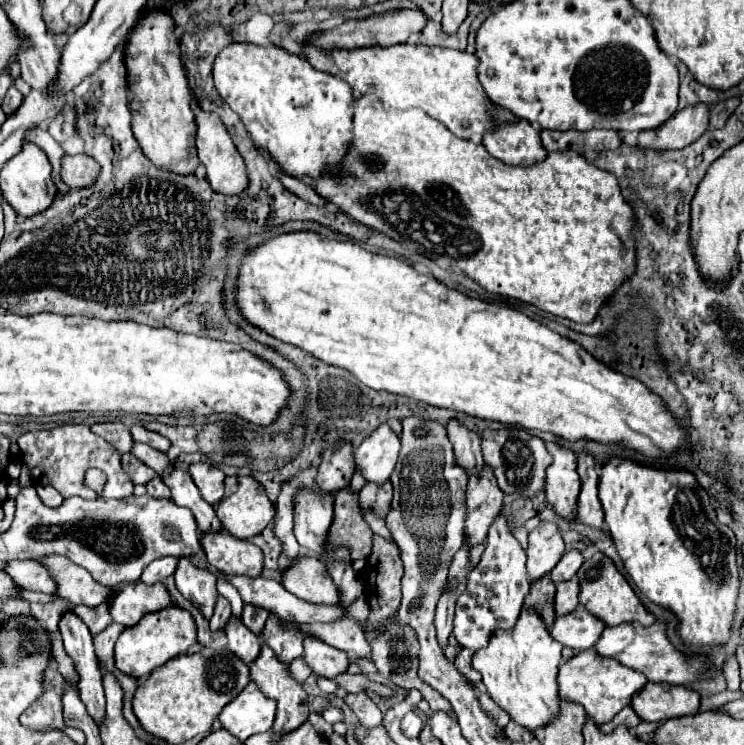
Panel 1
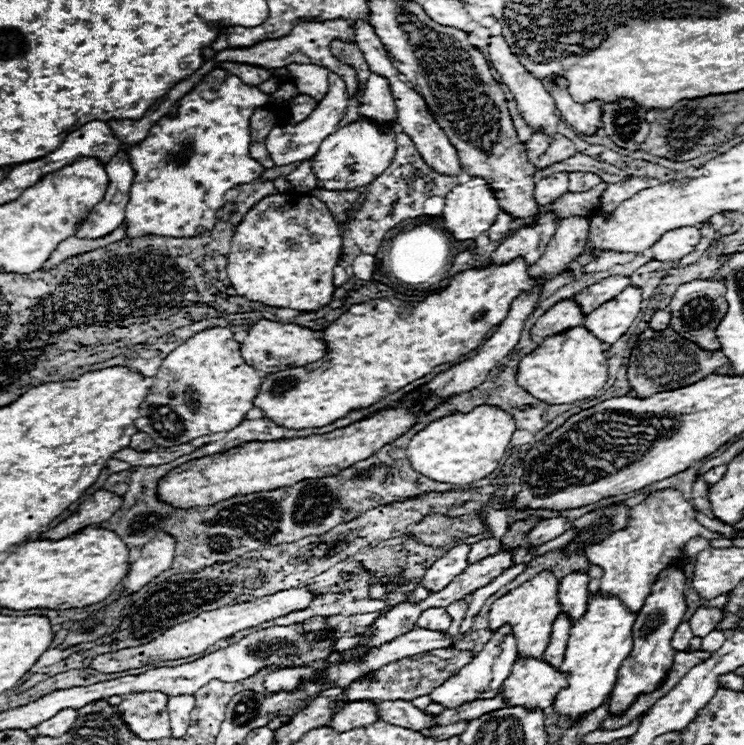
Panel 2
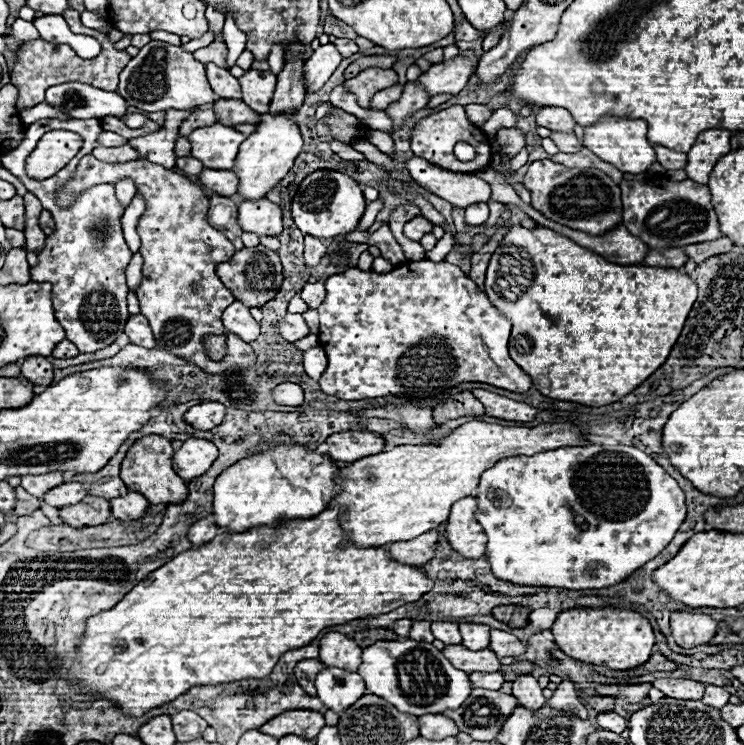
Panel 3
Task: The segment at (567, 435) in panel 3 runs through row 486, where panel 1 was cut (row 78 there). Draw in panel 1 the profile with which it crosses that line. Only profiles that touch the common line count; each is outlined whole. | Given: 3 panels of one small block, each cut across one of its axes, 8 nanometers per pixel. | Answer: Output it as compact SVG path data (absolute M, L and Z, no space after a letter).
M302 40L300 46L302 46L302 52L304 52L306 60L308 60L316 70L322 70L322 72L328 72L328 74L332 74L332 76L338 76L338 78L346 80L346 82L352 86L352 90L354 90L356 96L360 96L360 94L372 94L374 98L380 98L382 102L388 102L388 104L390 104L392 108L396 108L396 110L420 108L420 110L424 110L430 118L438 120L438 122L444 124L452 134L456 134L456 136L460 136L460 138L470 140L472 134L480 134L480 136L486 134L486 132L488 132L488 118L492 118L492 114L500 114L500 118L514 118L512 114L508 114L508 110L494 106L494 104L486 98L486 94L484 94L484 90L482 90L482 86L480 86L480 82L478 82L478 78L476 78L476 56L474 56L474 54L460 52L460 50L450 50L450 48L438 48L438 46L422 46L422 44L394 44L394 46L388 46L388 48L380 48L380 46L364 46L364 48L354 48L354 50L344 50L344 48L340 48L340 50L336 50L336 48L324 50L324 48L320 48L320 46L314 46L310 40Z

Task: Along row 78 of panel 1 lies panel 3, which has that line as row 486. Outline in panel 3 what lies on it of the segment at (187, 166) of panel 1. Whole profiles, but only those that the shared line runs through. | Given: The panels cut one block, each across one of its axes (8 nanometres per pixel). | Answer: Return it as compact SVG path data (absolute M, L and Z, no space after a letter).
M144 436L134 442L122 462L122 480L130 490L136 490L148 498L150 504L180 504L188 498L186 482L172 468L174 450L168 438L162 436Z

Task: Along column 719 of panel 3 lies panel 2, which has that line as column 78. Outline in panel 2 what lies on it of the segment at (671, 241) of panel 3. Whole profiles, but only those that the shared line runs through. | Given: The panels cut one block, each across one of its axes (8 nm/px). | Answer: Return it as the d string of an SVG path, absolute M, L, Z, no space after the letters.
M120 150L108 164L108 188L104 198L90 210L90 214L80 222L76 230L76 238L96 240L112 230L116 230L124 222L124 210L130 198L130 186L134 180L134 170L128 162L128 154Z

